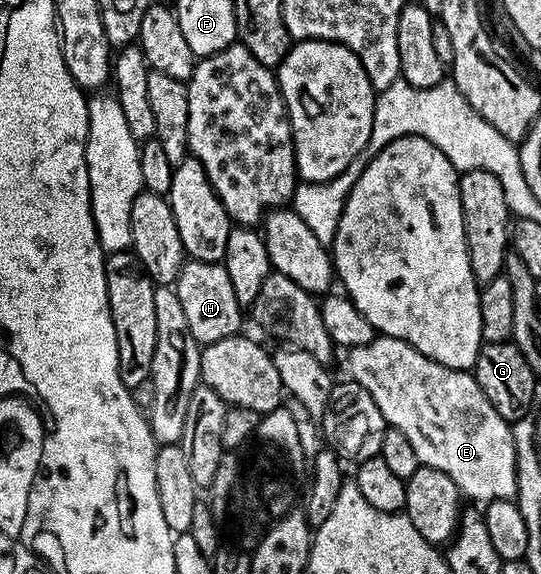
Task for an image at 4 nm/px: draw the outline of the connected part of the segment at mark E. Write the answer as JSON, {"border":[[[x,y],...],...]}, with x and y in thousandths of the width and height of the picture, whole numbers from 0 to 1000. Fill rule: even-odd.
{"border":[[[697,585],[682,599],[647,608],[641,620],[645,645],[652,650],[647,652],[651,664],[678,676],[678,683],[686,683],[686,697],[701,704],[701,718],[708,718],[713,737],[738,746],[738,753],[745,753],[745,760],[760,767],[767,794],[774,794],[778,810],[826,822],[826,829],[841,836],[854,862],[861,869],[876,868],[882,878],[954,869],[956,810],[948,744],[930,732],[930,725],[922,725],[922,718],[915,718],[915,711],[908,711],[908,697],[893,690],[893,676],[885,676],[869,646],[826,641],[782,620],[782,613],[774,613],[760,599],[717,585]]]}

